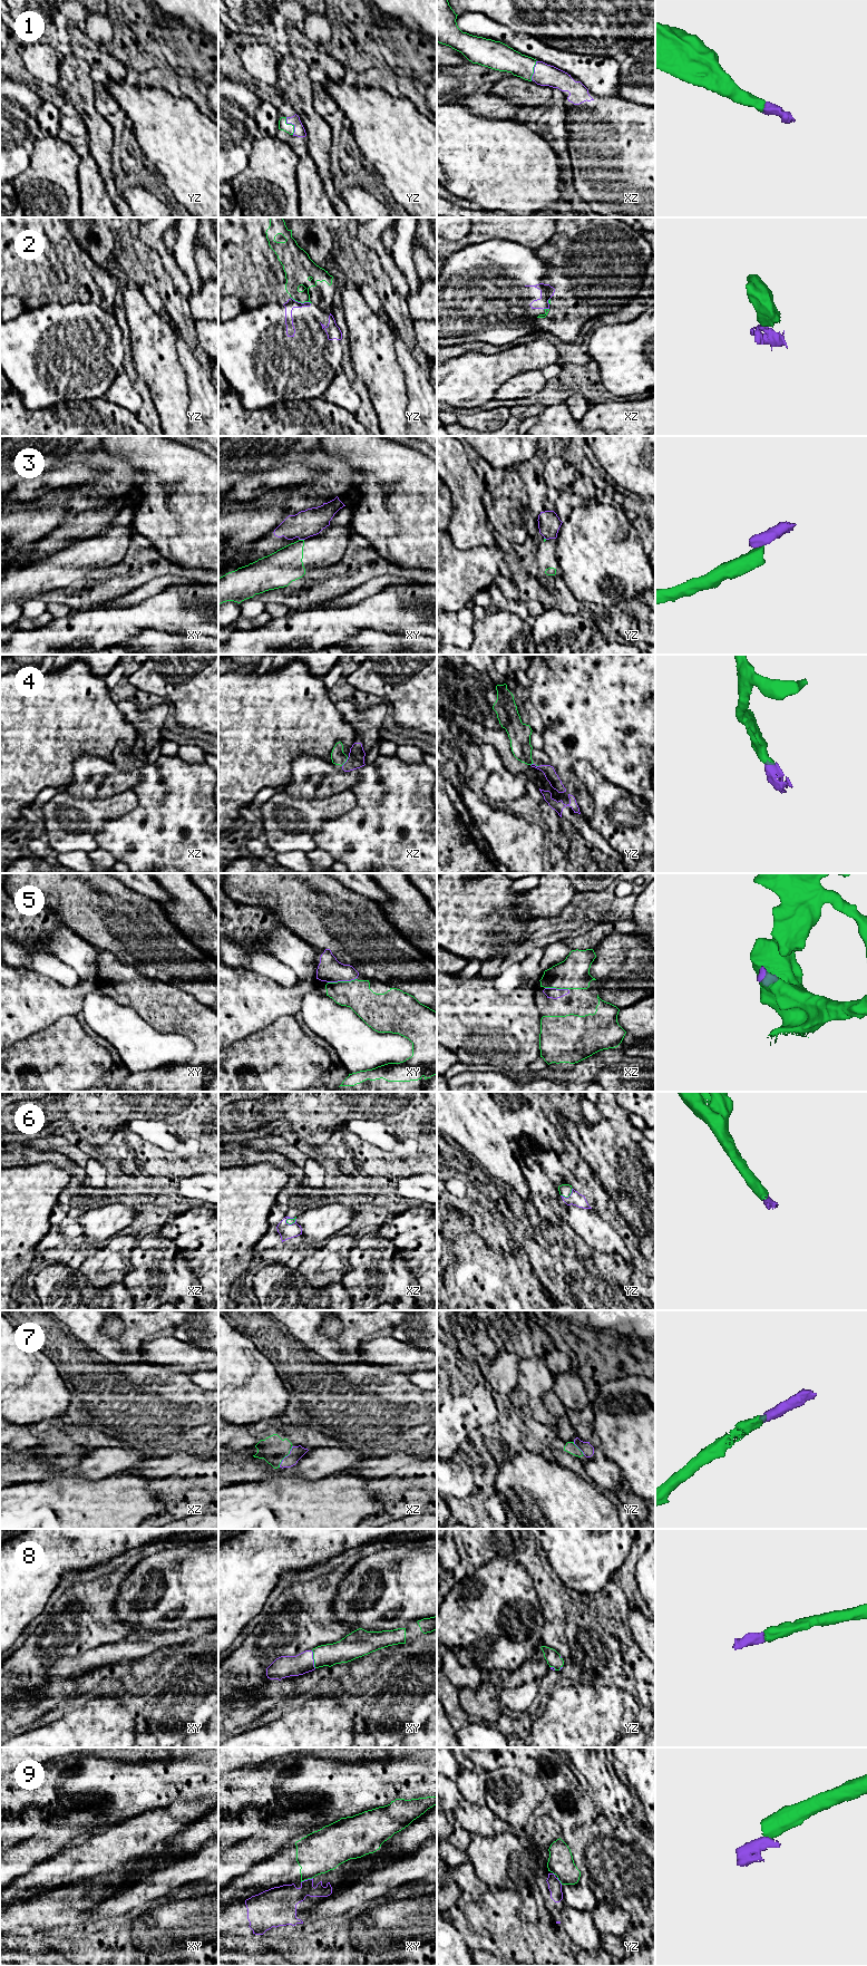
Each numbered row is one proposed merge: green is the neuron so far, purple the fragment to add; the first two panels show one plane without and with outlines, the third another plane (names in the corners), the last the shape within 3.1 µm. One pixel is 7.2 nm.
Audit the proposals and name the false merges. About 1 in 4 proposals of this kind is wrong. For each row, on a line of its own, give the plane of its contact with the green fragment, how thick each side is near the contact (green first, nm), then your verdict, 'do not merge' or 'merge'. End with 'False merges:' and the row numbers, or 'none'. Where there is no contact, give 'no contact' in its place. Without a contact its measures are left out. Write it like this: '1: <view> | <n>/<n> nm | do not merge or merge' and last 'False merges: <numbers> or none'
1: yz | 70/80 nm | merge
2: yz | 200/70 nm | do not merge
3: xy | 240/190 nm | do not merge
4: xz | 100/120 nm | merge
5: xy | 200/170 nm | merge
6: yz | 90/90 nm | merge
7: xz | 190/100 nm | merge
8: xy | 170/160 nm | merge
9: xy | 300/220 nm | do not merge
False merges: 2, 3, 9

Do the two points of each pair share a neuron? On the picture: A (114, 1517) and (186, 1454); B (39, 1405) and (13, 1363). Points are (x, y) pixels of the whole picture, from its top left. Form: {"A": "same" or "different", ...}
{"A": "different", "B": "same"}

